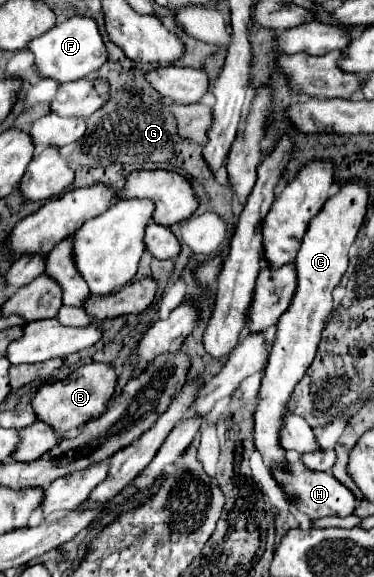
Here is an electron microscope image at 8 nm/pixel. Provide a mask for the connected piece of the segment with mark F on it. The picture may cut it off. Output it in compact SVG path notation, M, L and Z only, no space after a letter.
M73 16L65 22L59 22L55 28L45 32L43 36L35 38L27 46L35 54L35 66L45 78L55 78L59 82L71 82L87 78L89 74L97 72L109 58L105 42L101 38L99 26L89 16Z

